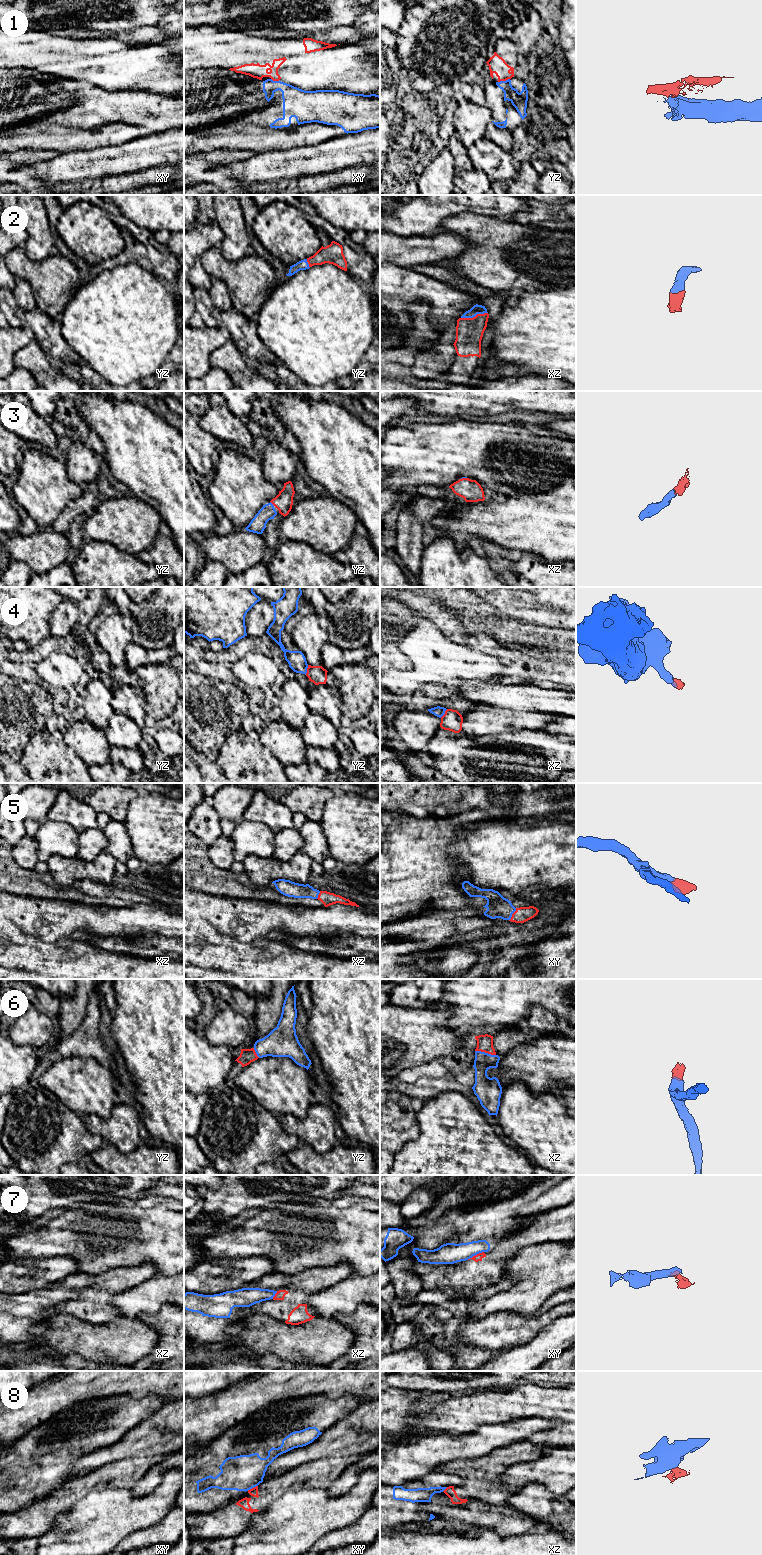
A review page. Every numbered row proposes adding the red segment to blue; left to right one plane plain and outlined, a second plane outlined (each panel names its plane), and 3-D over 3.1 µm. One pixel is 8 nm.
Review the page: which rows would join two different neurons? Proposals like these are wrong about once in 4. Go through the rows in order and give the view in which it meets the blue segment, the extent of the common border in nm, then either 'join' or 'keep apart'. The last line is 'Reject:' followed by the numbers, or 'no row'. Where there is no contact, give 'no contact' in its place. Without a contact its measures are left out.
1: meets blue in yz; contact 100 nm long; keep apart
2: meets blue in xz; contact 220 nm long; join
3: meets blue in yz; contact 40 nm long; join
4: meets blue in yz; contact 80 nm long; join
5: meets blue in xy; contact 120 nm long; join
6: meets blue in xz; contact 170 nm long; join
7: meets blue in xy; contact 150 nm long; keep apart
8: meets blue in xy; contact 100 nm long; keep apart
Reject: 1, 7, 8

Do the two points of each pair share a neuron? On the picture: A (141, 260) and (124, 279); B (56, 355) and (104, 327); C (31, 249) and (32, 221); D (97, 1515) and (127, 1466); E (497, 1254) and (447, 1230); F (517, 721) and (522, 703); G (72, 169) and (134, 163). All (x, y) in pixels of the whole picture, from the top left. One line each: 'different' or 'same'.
A: different
B: different
C: same
D: different
E: different
F: different
G: same

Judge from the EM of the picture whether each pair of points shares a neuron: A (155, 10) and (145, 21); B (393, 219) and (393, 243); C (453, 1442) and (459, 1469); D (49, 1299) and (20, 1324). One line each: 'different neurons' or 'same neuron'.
A: same neuron
B: different neurons
C: different neurons
D: same neuron

